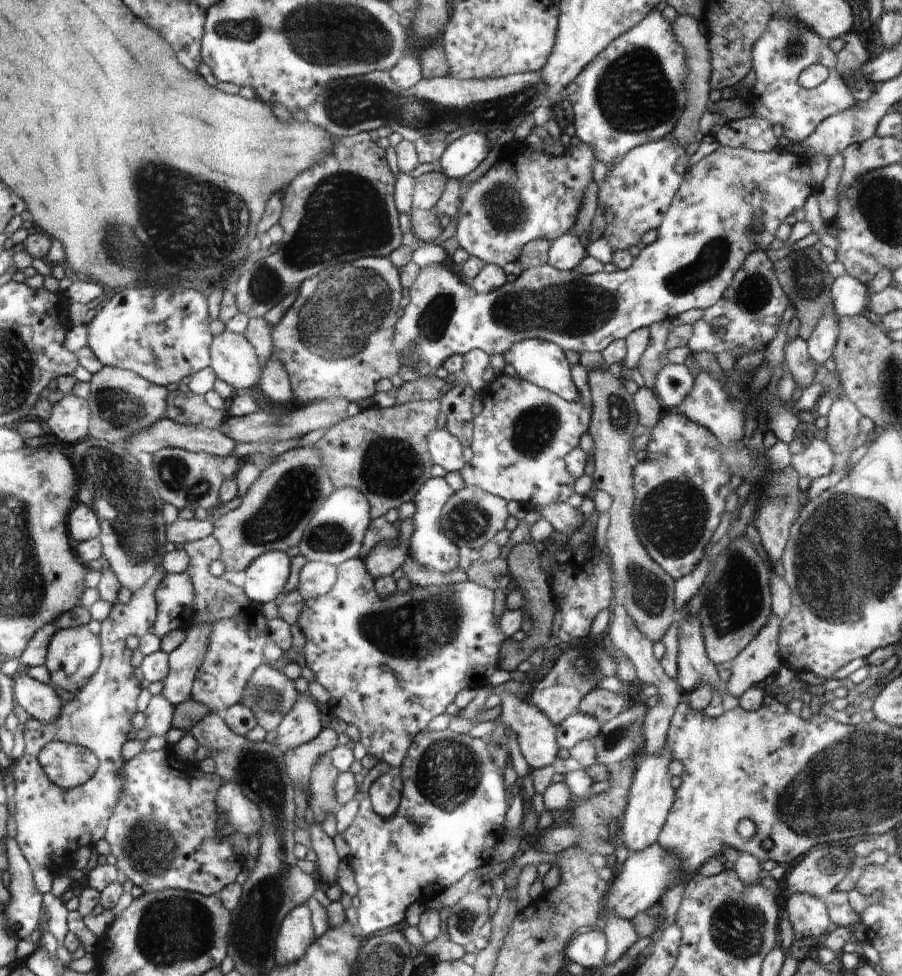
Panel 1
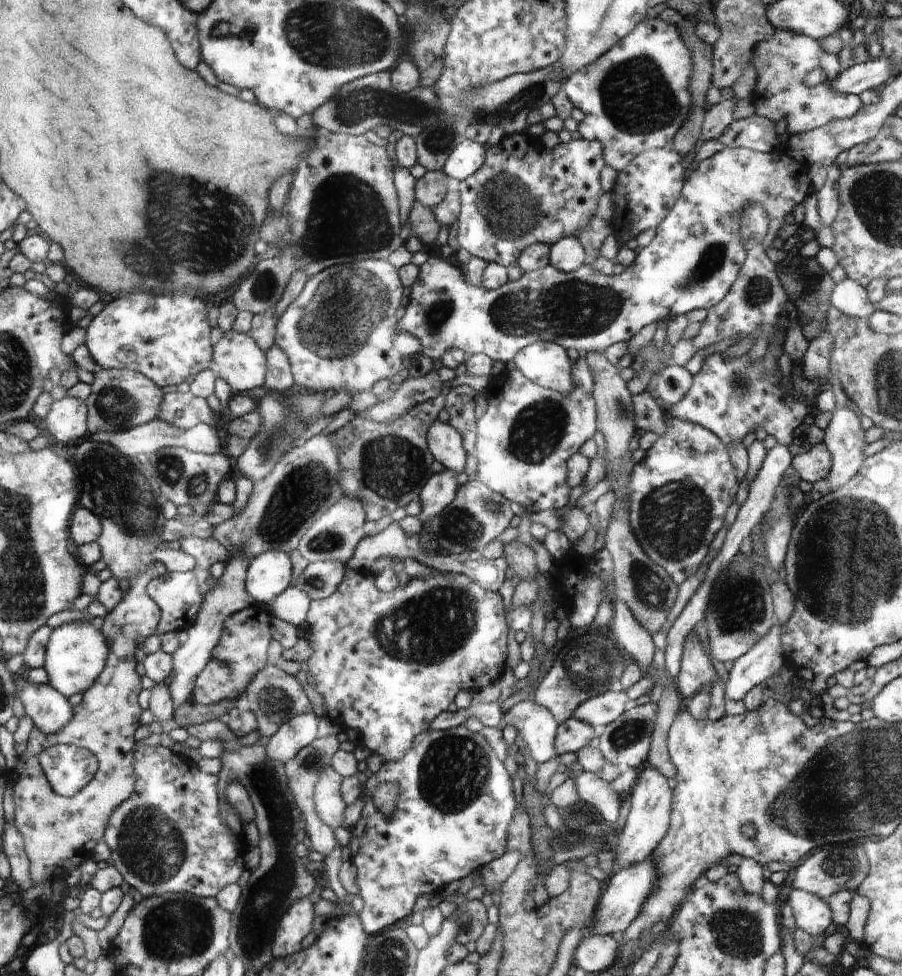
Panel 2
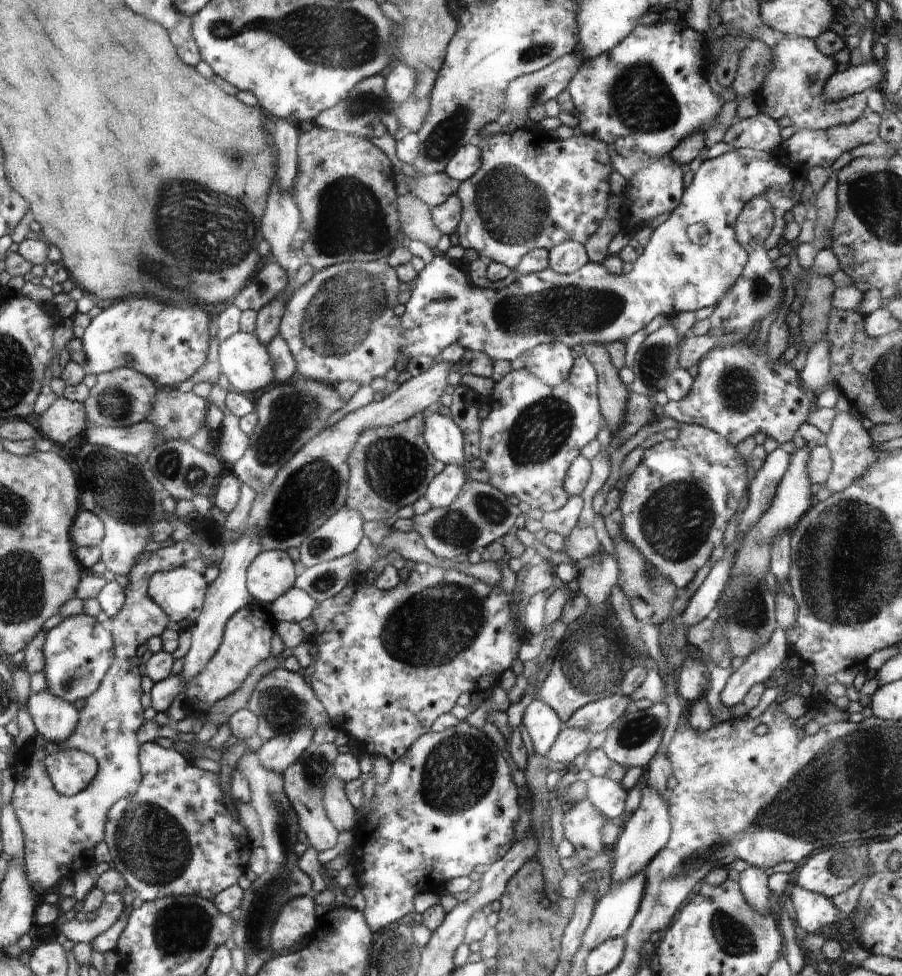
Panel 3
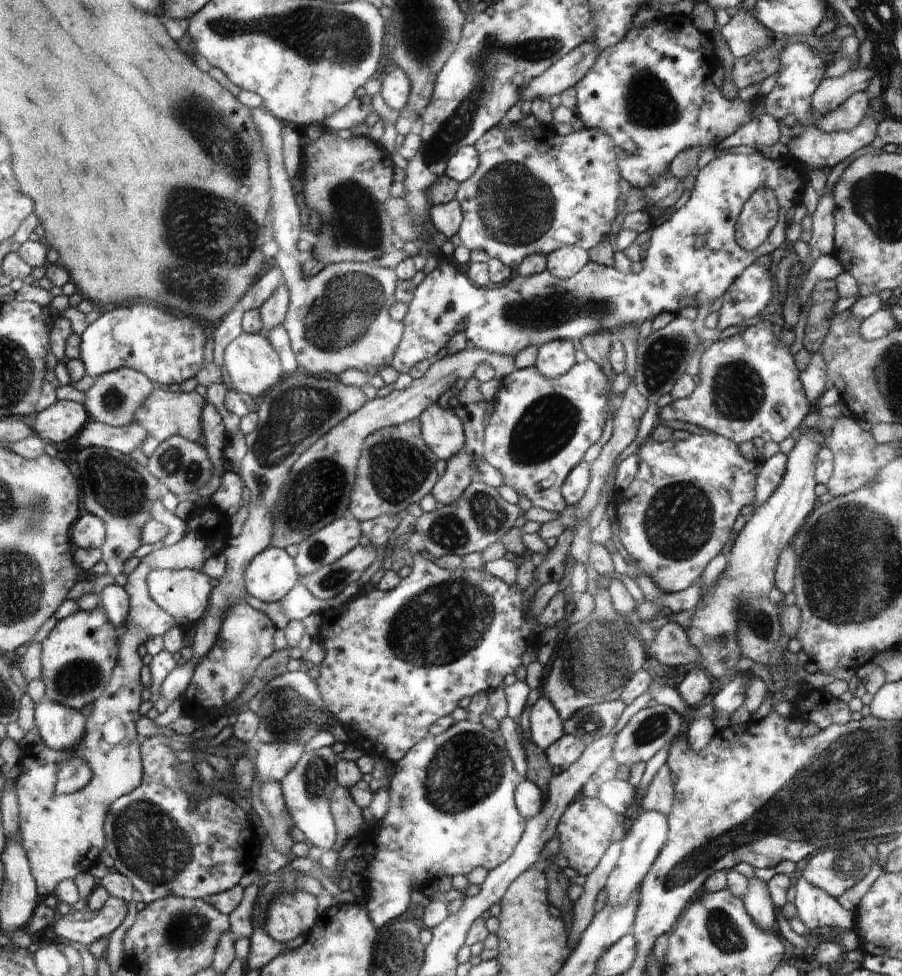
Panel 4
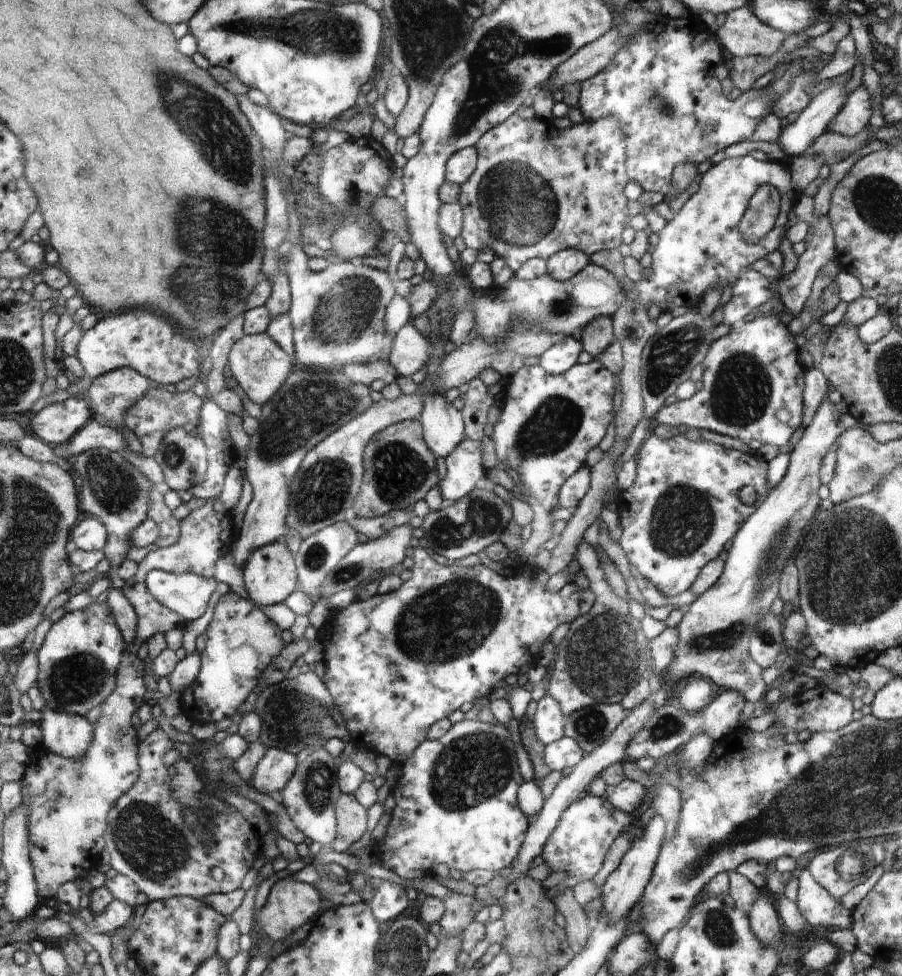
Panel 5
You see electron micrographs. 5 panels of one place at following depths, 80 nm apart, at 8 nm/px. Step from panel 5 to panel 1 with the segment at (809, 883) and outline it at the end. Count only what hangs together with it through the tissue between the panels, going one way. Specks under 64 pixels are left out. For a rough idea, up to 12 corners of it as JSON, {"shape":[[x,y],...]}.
{"shape":[[791,893],[786,906],[795,938],[820,946],[833,927],[825,902]]}

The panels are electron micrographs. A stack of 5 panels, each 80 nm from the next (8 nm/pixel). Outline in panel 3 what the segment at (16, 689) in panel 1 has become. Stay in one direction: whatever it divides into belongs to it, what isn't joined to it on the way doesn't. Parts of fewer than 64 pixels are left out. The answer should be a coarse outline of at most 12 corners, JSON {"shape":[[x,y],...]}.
{"shape":[[50,690],[26,702],[37,732],[62,743],[80,712]]}

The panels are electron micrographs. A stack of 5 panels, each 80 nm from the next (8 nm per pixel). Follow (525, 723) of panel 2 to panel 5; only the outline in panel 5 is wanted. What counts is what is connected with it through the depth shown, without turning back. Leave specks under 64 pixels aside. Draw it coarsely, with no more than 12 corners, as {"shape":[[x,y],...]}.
{"shape":[[545,695],[531,720],[544,746],[565,736],[565,717],[557,699]]}

